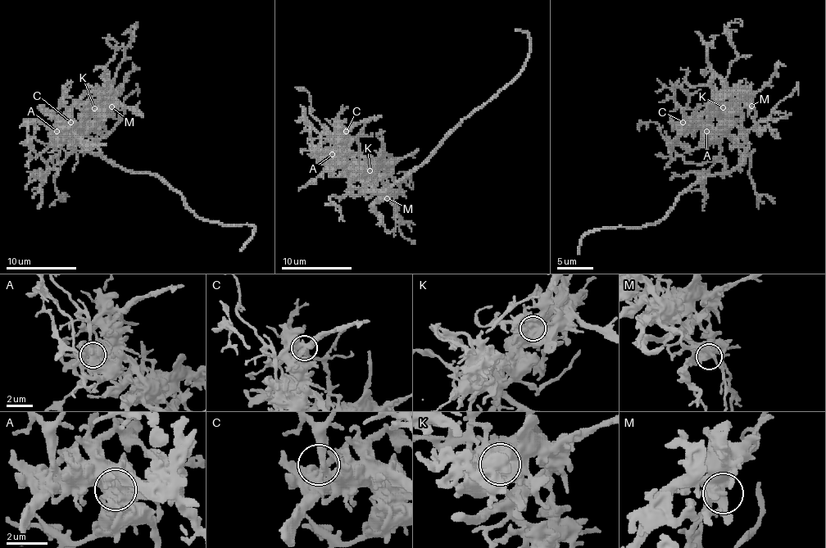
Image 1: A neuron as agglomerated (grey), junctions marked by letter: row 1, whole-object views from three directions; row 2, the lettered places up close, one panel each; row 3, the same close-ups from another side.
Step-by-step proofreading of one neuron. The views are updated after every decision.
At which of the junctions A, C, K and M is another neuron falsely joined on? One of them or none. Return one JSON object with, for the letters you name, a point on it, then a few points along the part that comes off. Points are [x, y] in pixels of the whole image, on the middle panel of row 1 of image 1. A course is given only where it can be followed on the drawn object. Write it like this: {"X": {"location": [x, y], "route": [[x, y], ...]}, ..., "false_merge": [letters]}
{"K": {"location": [369, 170], "route": [[369, 169], [376, 178], [355, 194], [402, 180], [499, 92], [520, 71], [529, 47], [529, 36], [515, 29]]}, "false_merge": ["K"]}

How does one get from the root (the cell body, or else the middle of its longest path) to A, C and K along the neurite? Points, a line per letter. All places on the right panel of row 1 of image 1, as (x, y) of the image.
A: (728, 173), (744, 160), (747, 146), (735, 146), (722, 133), (713, 129), (706, 131)
C: (728, 173), (744, 160), (747, 146), (735, 146), (722, 133), (701, 125), (688, 125), (683, 122)
K: (728, 173), (744, 160), (747, 146), (738, 146), (729, 137), (729, 115), (722, 107)

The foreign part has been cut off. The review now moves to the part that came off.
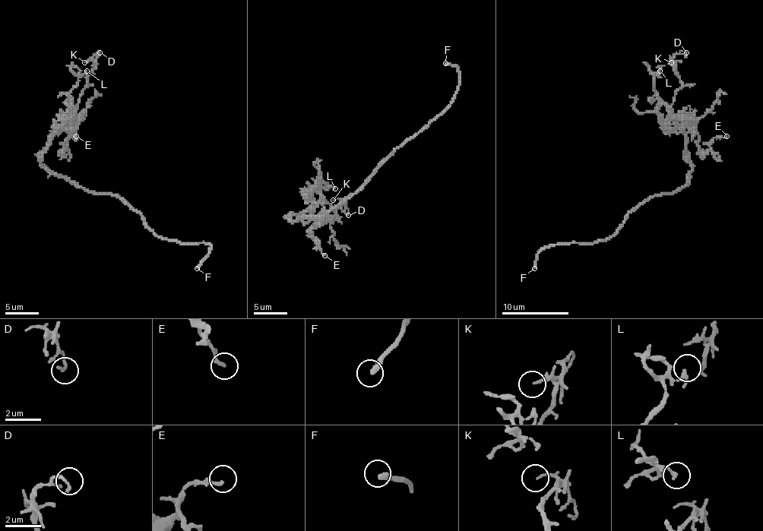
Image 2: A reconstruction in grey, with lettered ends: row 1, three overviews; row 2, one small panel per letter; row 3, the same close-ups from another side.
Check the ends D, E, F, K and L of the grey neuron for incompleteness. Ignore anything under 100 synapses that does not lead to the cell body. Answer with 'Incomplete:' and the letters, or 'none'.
Incomplete: F

